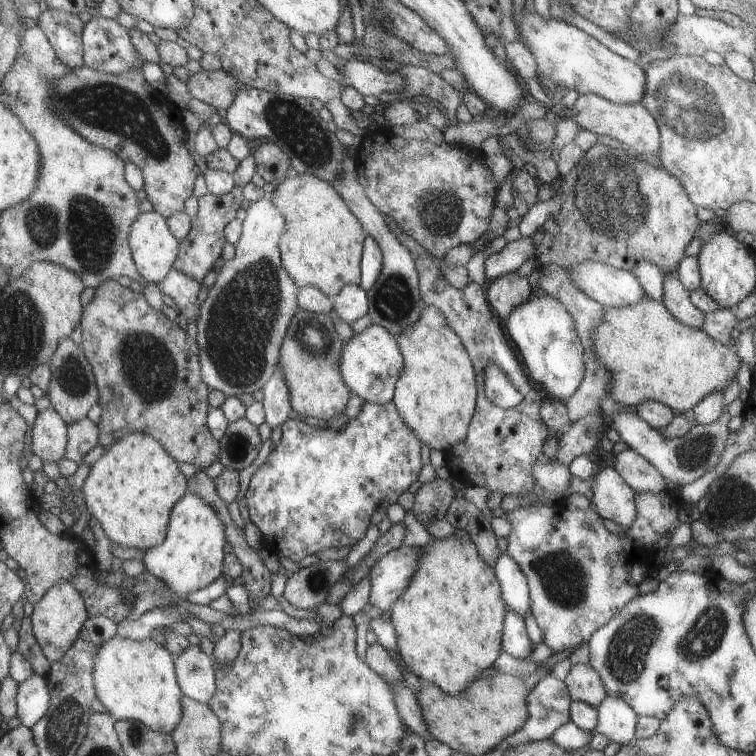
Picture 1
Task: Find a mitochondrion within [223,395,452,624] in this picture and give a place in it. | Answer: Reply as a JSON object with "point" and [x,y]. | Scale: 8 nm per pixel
{"point":[326,572]}

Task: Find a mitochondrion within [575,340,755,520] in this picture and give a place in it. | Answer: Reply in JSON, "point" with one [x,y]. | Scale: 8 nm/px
{"point":[694,454]}

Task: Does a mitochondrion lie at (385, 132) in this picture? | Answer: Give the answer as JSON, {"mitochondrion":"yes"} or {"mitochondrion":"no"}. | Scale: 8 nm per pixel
{"mitochondrion":"no"}

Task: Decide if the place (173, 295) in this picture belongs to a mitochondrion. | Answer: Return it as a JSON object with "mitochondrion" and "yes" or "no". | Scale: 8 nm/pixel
{"mitochondrion":"no"}

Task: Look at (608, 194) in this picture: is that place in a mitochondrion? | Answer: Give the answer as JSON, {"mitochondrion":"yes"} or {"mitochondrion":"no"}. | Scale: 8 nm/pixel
{"mitochondrion":"yes"}

